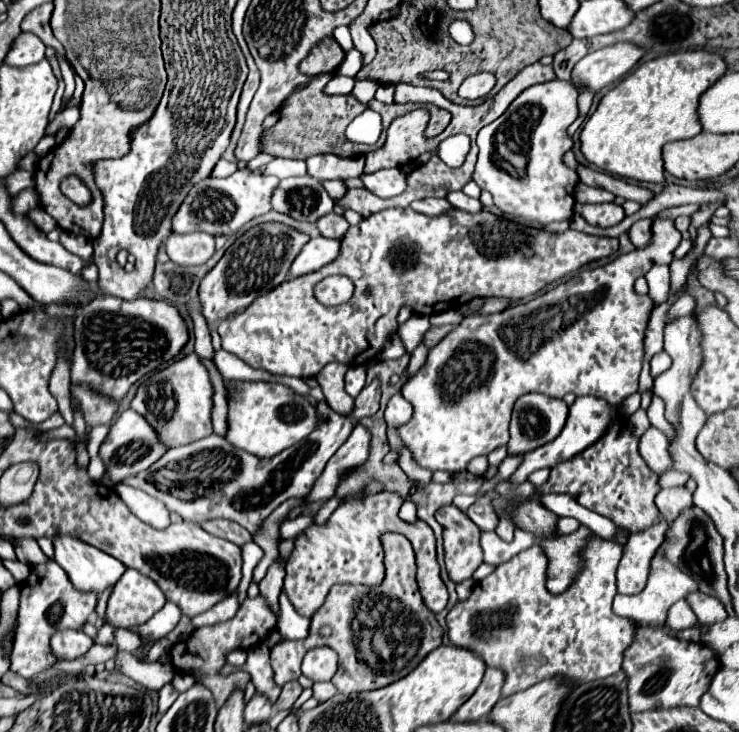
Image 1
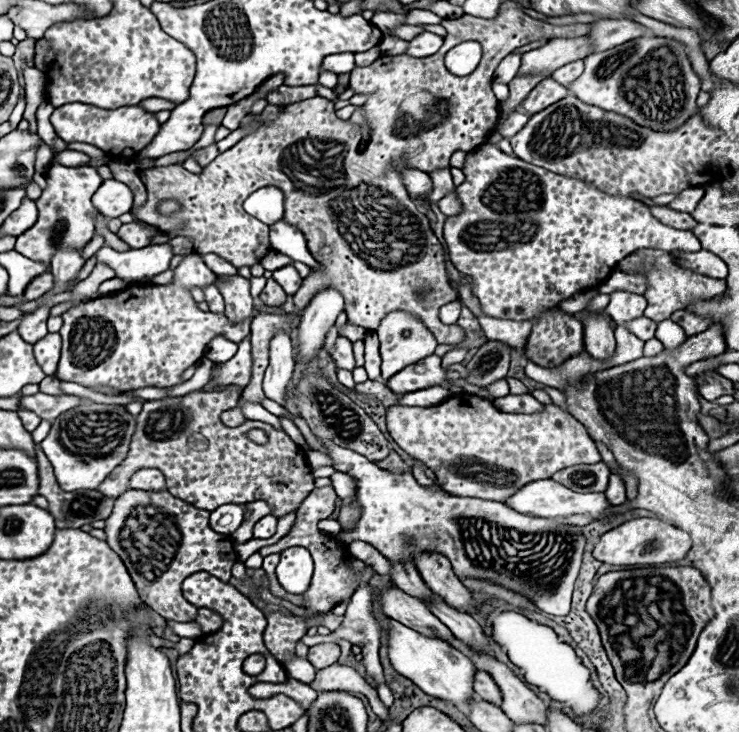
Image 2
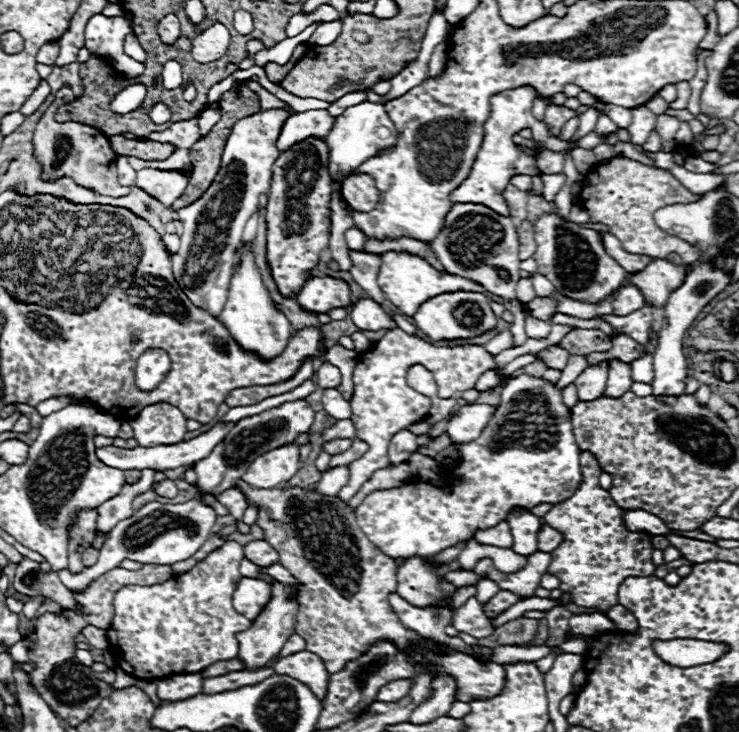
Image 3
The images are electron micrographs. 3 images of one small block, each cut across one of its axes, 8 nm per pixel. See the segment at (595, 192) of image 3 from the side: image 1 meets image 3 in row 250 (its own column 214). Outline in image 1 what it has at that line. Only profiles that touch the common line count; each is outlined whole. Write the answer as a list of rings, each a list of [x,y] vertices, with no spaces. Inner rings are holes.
[[[258,596],[254,600],[246,598],[232,620],[216,624],[212,628],[198,628],[198,630],[192,632],[192,636],[188,640],[174,644],[172,652],[170,652],[172,662],[180,672],[198,672],[202,676],[200,684],[206,686],[212,692],[216,704],[222,706],[226,696],[230,696],[232,690],[236,690],[236,688],[244,690],[246,688],[244,684],[250,680],[250,676],[246,672],[234,672],[234,674],[228,674],[228,676],[220,676],[218,668],[222,668],[226,664],[224,658],[226,658],[228,652],[232,652],[236,648],[246,650],[246,648],[250,648],[250,644],[260,644],[266,638],[268,630],[272,628],[272,616],[274,614],[270,612],[270,608],[268,608],[268,604],[264,602],[262,596]]]

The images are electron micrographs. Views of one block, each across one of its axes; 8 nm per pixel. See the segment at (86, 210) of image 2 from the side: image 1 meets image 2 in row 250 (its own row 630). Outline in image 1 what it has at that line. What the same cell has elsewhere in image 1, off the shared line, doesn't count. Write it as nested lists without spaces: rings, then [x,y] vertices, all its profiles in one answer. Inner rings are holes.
[[[48,560],[44,564],[36,564],[30,568],[28,578],[20,586],[20,610],[18,610],[18,630],[14,640],[14,650],[10,656],[10,670],[32,678],[42,670],[50,668],[56,660],[48,656],[50,652],[50,636],[60,628],[82,628],[88,616],[94,612],[98,600],[98,592],[82,592],[74,588],[68,580],[66,572],[56,564],[56,560]]]

